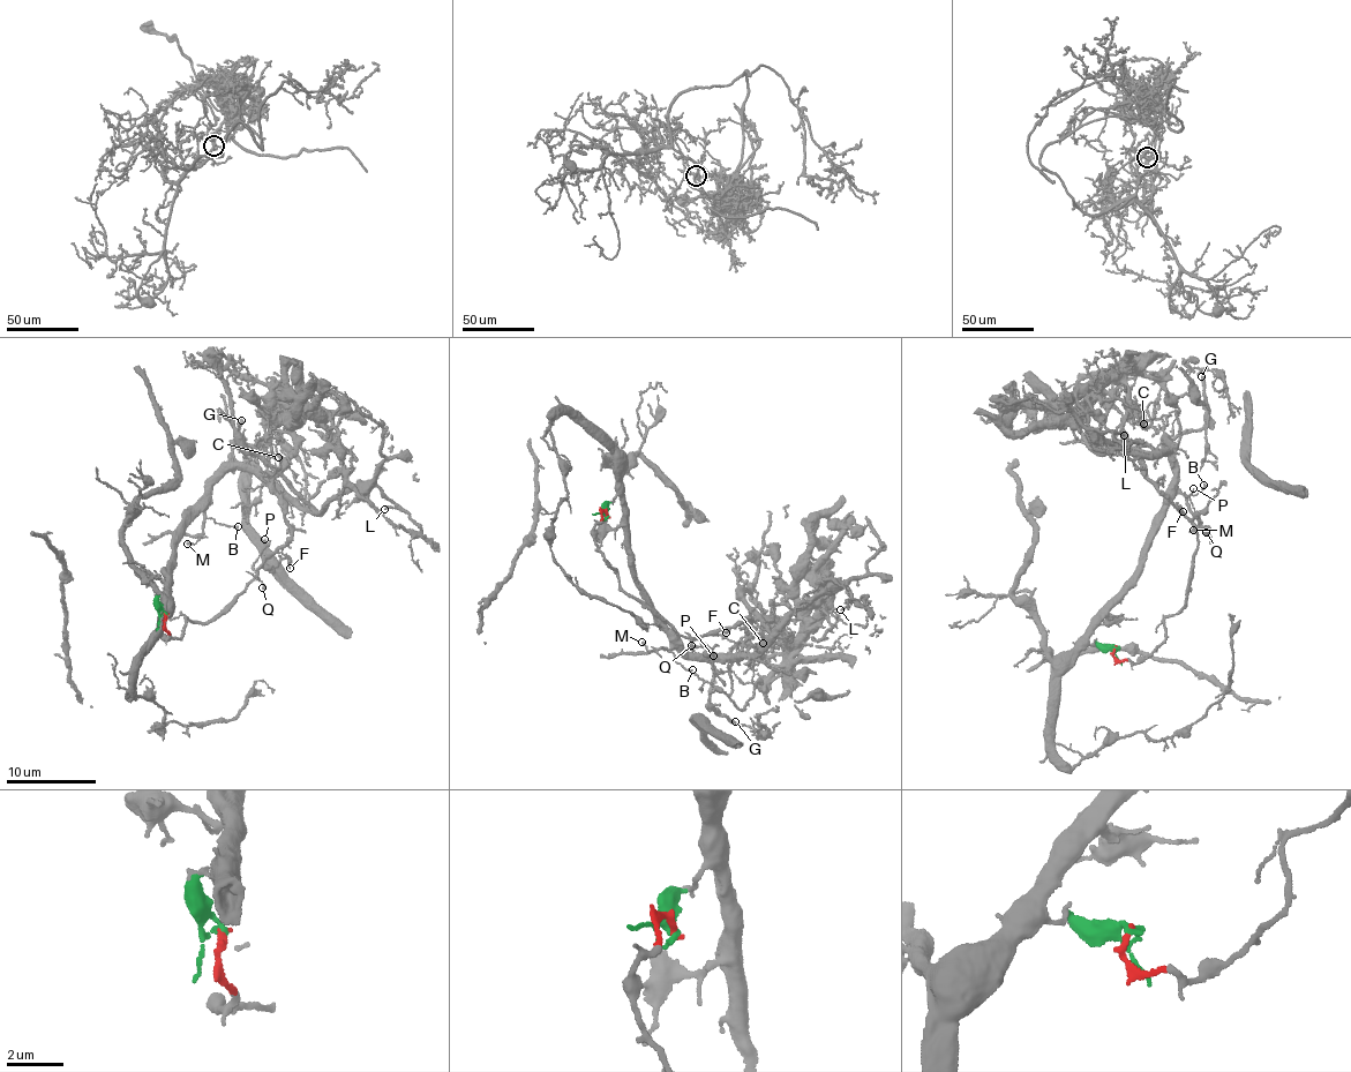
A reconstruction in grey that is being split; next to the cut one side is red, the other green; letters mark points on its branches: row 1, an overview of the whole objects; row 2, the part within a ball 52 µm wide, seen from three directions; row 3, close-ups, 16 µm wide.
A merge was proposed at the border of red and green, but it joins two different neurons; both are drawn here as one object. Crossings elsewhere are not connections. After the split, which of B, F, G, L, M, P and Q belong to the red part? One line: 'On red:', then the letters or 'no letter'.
On red: F, P, Q

